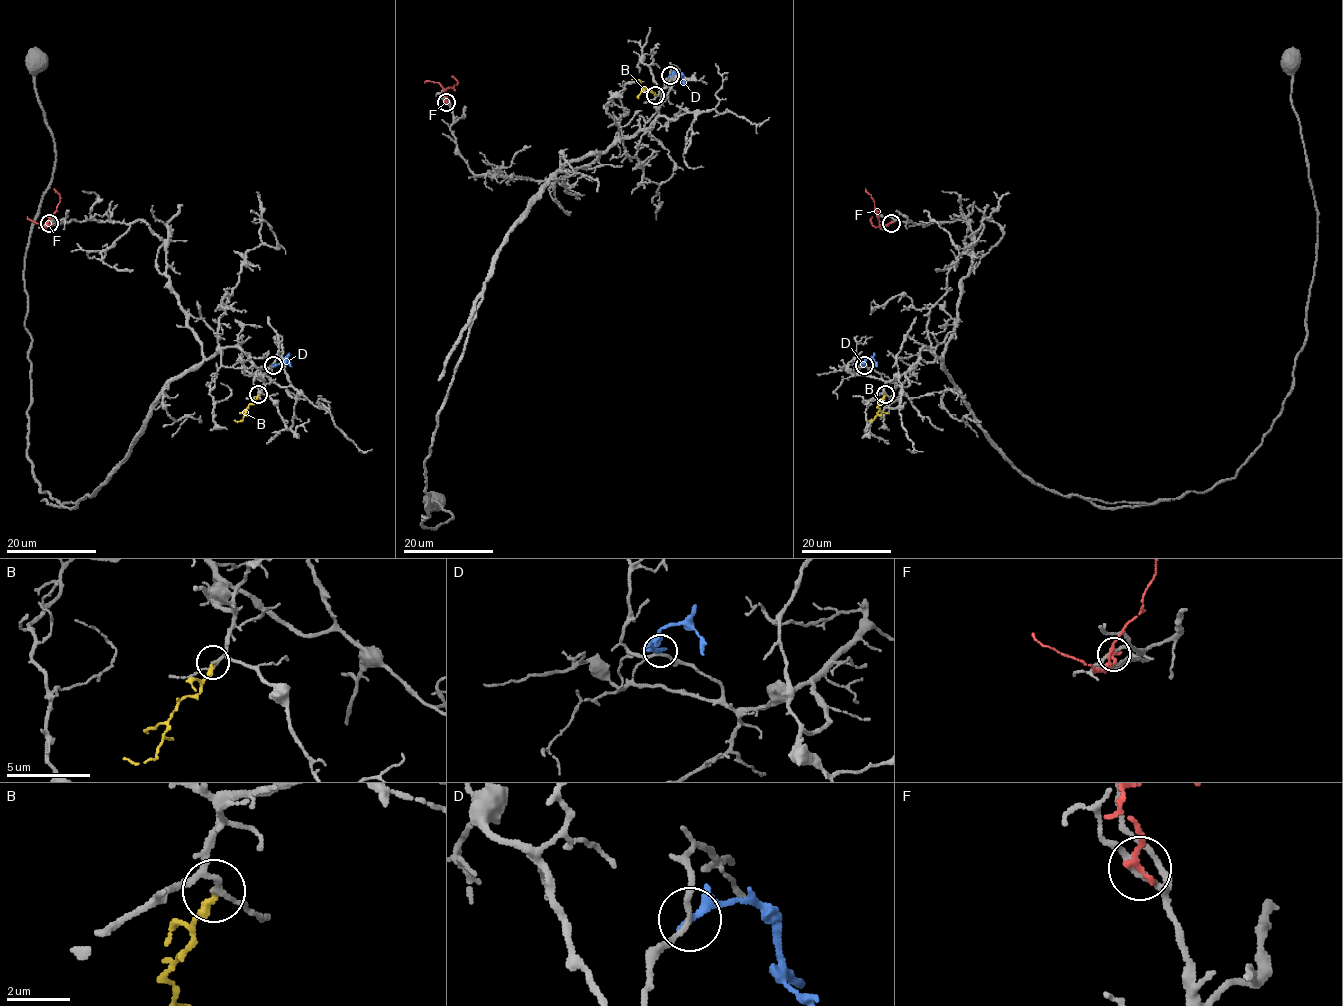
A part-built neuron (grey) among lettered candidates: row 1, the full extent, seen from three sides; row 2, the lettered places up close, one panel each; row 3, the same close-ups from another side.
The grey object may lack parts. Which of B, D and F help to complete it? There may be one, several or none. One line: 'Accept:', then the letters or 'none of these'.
Accept: B

